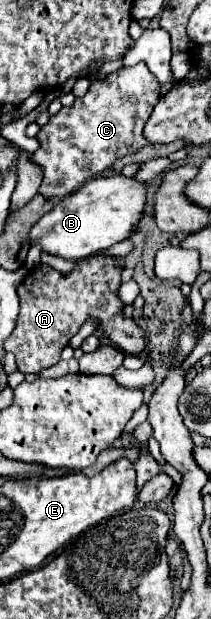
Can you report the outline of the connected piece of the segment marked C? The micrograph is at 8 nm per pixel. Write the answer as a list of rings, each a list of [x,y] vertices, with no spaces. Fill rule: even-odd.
[[[143,63],[123,67],[103,81],[91,83],[89,91],[81,99],[75,99],[73,107],[63,107],[37,135],[41,149],[31,159],[43,167],[39,193],[45,197],[65,197],[87,179],[109,169],[117,159],[143,149],[149,143],[143,137],[143,125],[159,97],[159,83]]]

